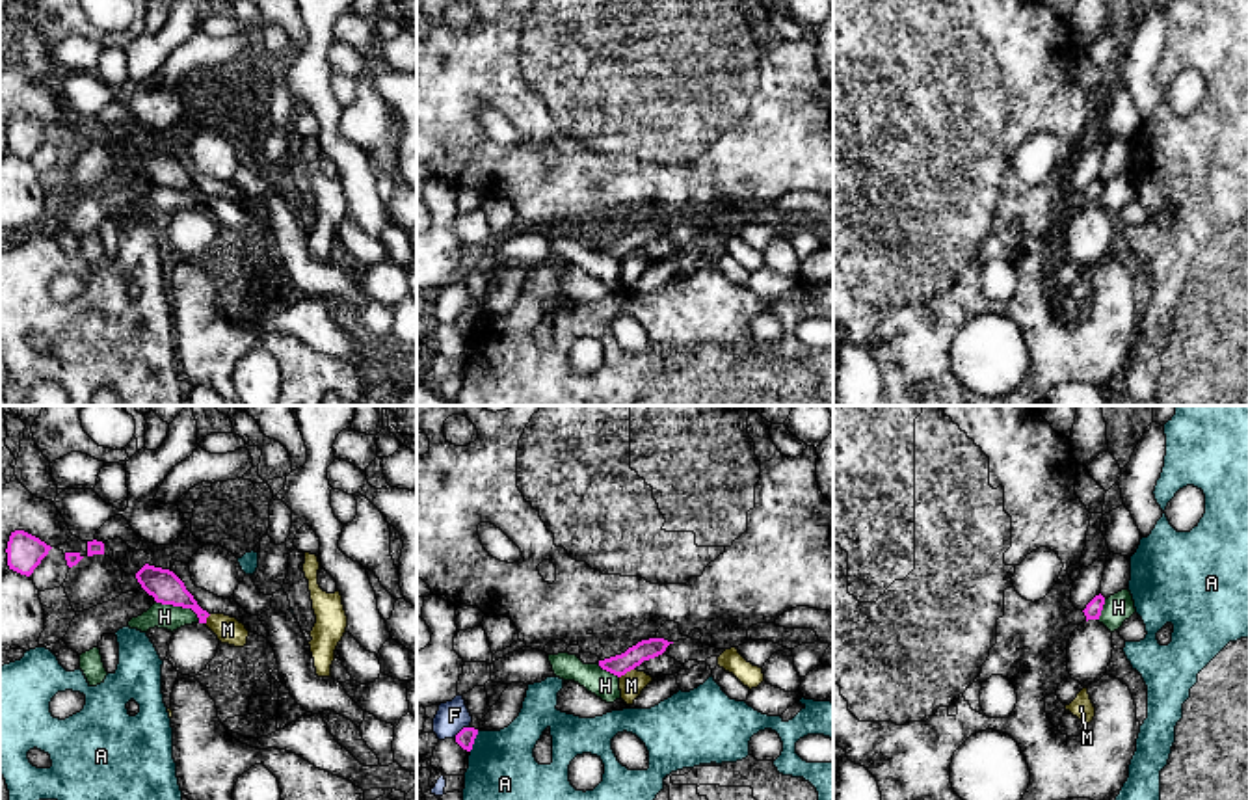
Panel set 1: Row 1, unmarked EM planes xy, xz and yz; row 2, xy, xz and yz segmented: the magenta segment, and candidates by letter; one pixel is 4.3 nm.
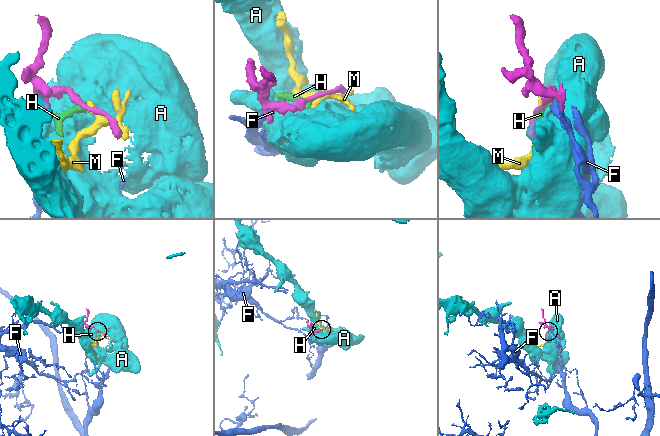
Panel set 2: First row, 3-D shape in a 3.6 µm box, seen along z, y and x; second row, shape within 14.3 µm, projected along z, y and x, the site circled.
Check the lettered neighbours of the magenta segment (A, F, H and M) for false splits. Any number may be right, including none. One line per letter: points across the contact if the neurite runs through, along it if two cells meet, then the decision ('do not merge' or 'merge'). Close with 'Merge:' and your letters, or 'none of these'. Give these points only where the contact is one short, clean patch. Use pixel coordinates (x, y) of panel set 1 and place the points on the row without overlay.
A: do not merge
F: border xz (469, 309), (454, 320); do not merge
H: border xy (157, 185), (188, 190), (199, 205); do not merge
M: do not merge
Merge: none of these

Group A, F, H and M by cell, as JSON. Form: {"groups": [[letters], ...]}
{"groups": [["A"], ["F"], ["H", "M"]]}

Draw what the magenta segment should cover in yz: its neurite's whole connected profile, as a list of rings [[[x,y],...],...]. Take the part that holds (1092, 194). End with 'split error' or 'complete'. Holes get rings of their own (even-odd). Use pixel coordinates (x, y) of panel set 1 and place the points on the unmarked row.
[[[1099,140],[1092,149],[1082,151],[1071,171],[1071,186],[1084,195],[1086,205],[1099,203],[1105,188],[1105,180],[1099,177],[1105,147],[1107,140]]] | split error

